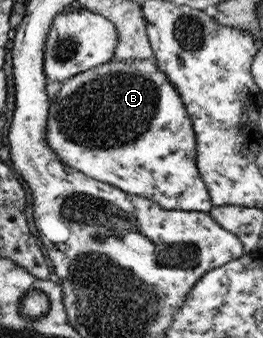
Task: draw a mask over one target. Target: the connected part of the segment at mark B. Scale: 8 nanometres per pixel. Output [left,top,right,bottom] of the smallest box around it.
[49,59,214,213]

